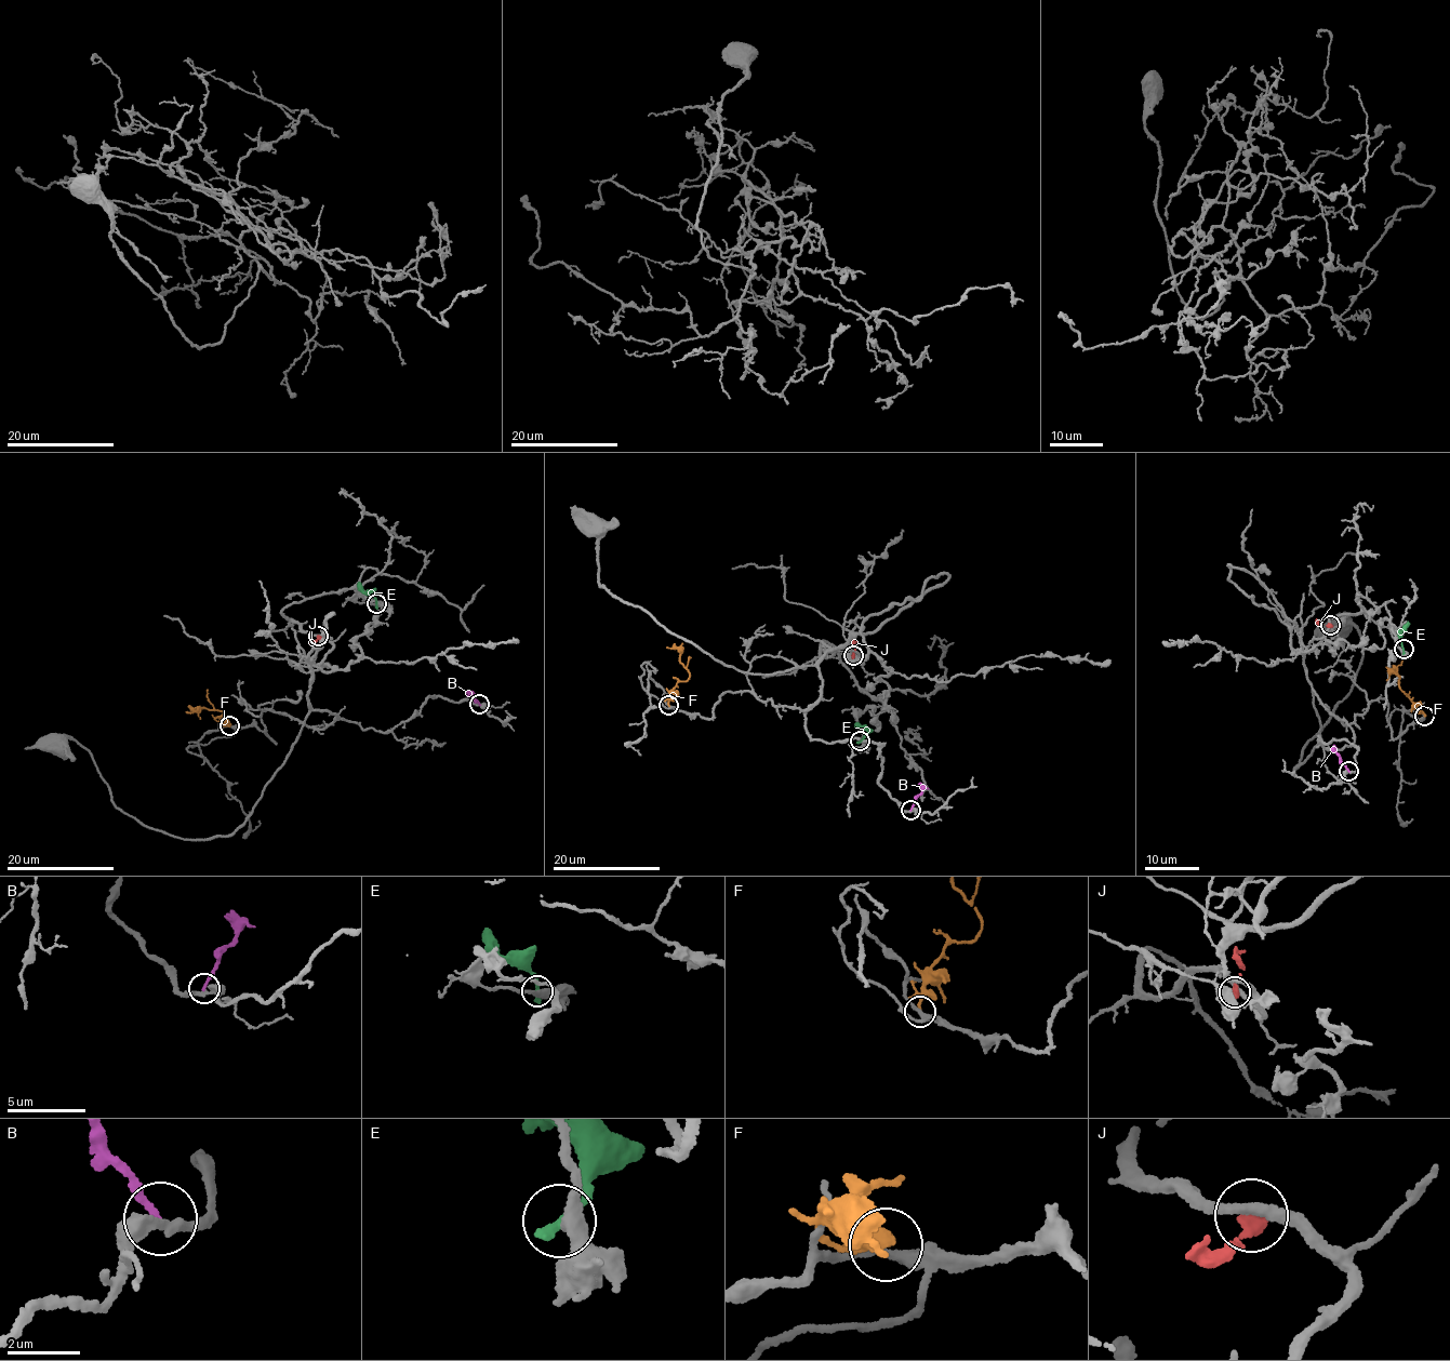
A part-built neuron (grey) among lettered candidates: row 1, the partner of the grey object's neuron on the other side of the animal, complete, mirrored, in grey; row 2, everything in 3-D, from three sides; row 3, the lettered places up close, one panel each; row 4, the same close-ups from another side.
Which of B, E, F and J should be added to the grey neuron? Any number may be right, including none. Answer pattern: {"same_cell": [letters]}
{"same_cell": ["B"]}

